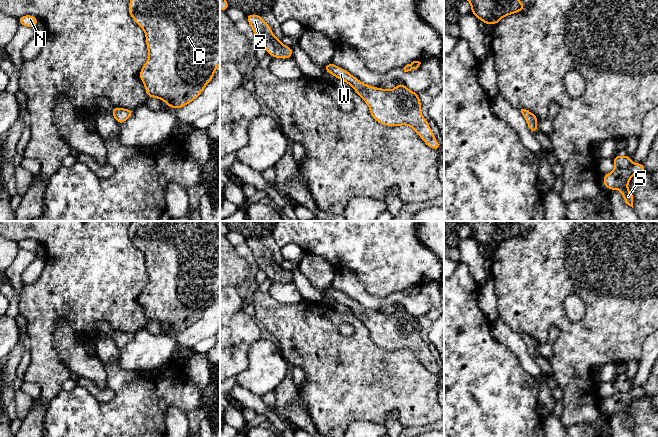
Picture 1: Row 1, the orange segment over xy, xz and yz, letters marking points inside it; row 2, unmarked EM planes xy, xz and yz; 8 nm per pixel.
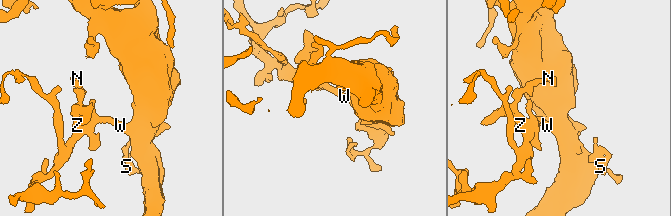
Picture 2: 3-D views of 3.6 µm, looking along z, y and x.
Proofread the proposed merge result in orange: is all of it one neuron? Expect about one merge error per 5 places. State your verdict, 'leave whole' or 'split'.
leave whole

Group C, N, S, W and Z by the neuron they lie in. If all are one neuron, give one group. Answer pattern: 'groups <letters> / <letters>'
groups C N S W Z

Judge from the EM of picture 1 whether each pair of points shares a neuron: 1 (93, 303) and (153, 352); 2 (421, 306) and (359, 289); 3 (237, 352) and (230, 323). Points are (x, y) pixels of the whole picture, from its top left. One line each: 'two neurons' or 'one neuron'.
1: two neurons
2: one neuron
3: one neuron

